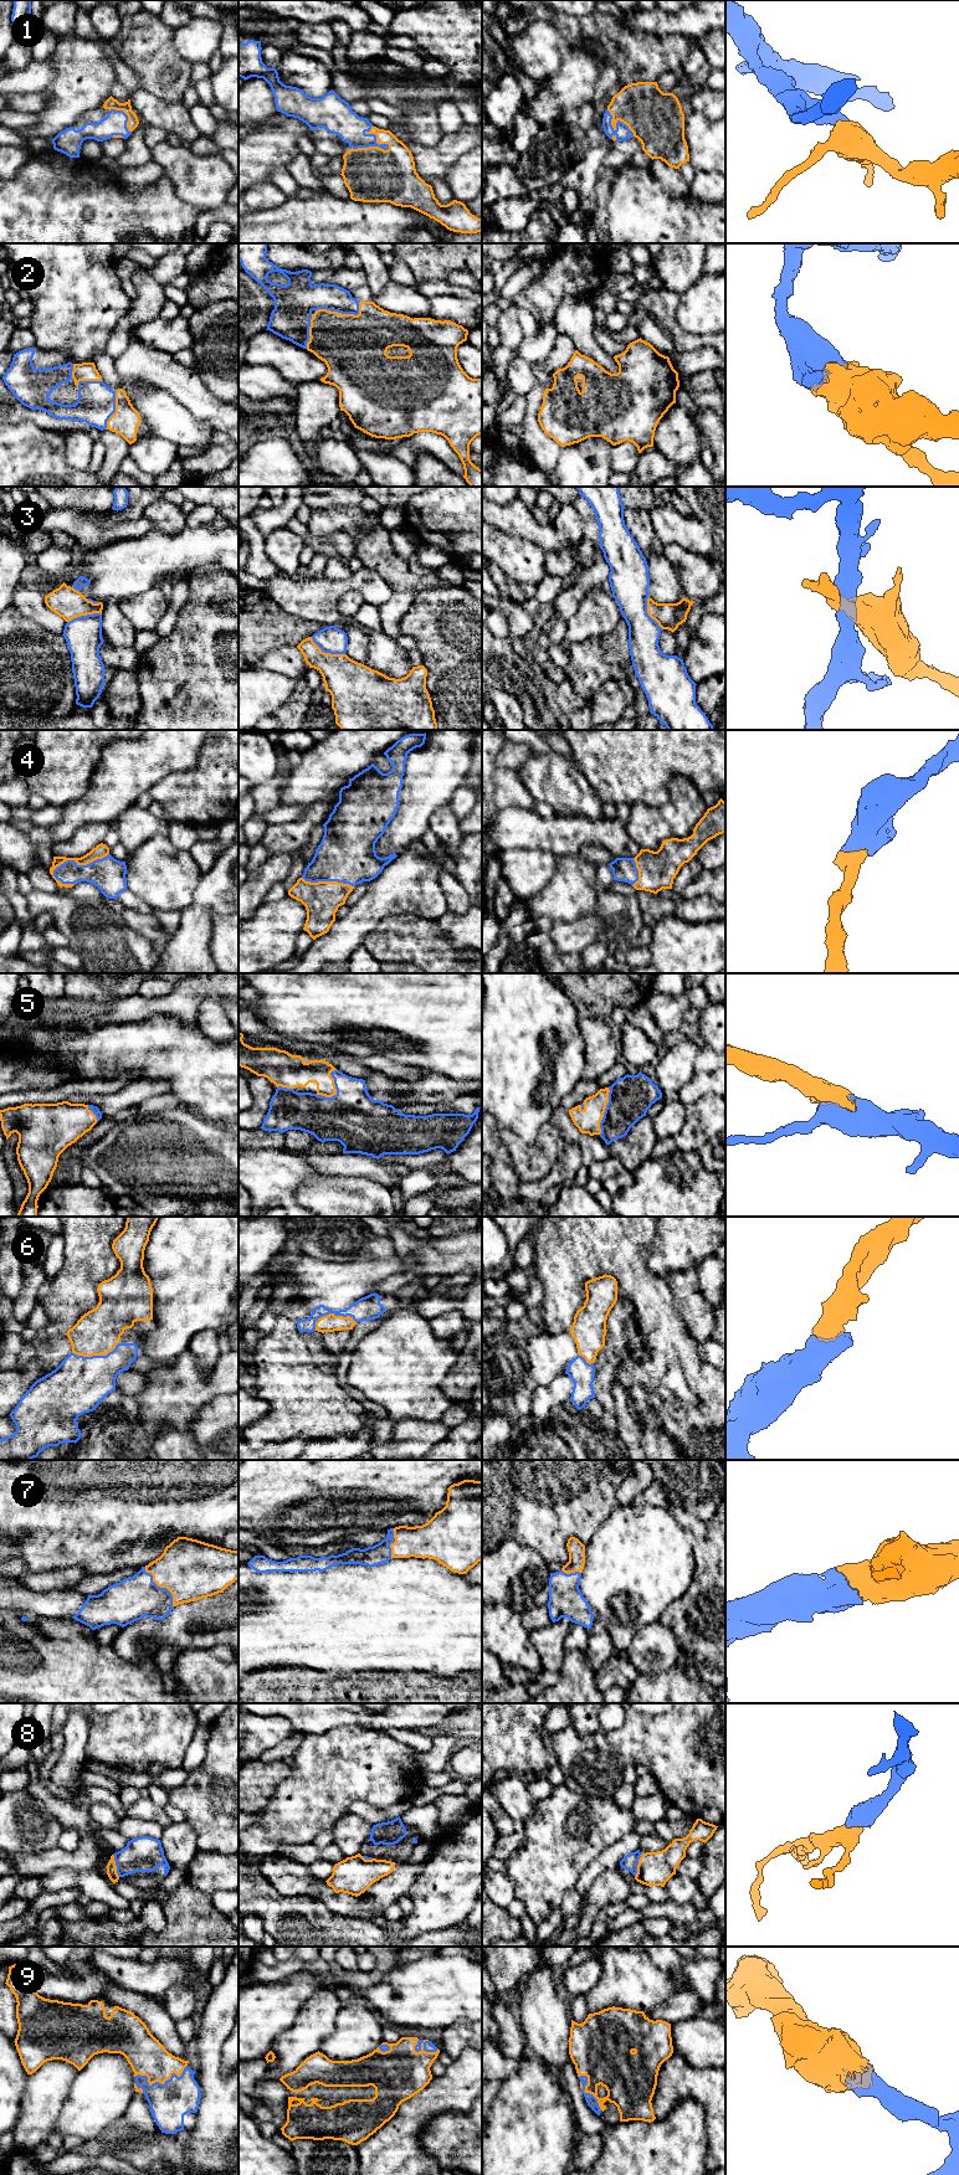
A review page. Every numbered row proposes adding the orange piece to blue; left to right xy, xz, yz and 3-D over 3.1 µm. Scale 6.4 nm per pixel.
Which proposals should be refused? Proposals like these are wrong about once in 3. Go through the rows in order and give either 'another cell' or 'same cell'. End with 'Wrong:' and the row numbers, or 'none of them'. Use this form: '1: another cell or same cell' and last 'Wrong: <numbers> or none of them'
1: same cell
2: same cell
3: another cell
4: same cell
5: same cell
6: same cell
7: same cell
8: same cell
9: same cell
Wrong: 3

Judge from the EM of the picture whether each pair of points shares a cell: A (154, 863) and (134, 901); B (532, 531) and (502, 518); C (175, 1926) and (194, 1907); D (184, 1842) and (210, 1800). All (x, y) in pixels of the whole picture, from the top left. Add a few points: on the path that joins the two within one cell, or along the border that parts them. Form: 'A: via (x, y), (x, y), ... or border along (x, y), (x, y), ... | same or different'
A: border along (127, 888), (154, 909) | different
B: via (524, 525), (518, 519), (509, 518) | same
C: via (180, 1921), (189, 1912) | same
D: border along (185, 1821), (196, 1835), (198, 1849) | different

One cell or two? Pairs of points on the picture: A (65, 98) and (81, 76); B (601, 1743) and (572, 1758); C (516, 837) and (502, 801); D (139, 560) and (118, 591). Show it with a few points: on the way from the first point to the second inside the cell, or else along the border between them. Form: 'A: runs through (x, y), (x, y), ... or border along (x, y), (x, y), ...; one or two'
A: runs through (71, 92), (77, 86), (77, 81); one
B: runs through (594, 1746), (579, 1758); one
C: border along (532, 808), (506, 807), (498, 811); two
D: runs through (132, 567), (118, 584); one

